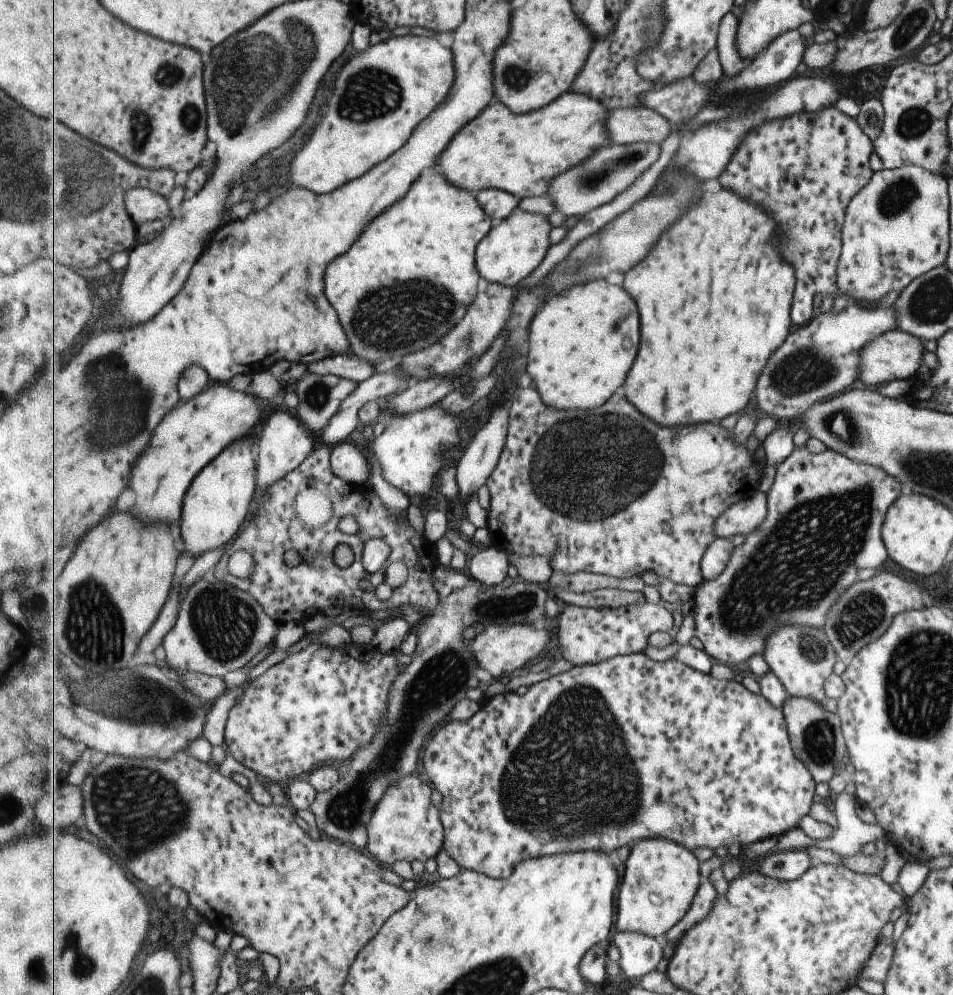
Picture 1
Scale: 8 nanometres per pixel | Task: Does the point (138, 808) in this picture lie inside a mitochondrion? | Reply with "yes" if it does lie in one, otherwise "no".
yes

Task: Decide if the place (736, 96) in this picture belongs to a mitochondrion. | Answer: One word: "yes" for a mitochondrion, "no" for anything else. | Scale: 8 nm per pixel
no

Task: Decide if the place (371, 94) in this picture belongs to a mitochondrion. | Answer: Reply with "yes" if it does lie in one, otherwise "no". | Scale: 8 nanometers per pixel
yes

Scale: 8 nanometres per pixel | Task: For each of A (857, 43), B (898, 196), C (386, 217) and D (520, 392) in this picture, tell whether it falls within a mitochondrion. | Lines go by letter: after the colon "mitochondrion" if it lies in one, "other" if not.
A: other
B: mitochondrion
C: other
D: other

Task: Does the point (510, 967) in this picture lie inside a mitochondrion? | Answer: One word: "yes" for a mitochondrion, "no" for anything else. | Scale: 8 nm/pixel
yes

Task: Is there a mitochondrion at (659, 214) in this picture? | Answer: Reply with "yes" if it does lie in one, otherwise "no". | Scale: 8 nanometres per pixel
yes

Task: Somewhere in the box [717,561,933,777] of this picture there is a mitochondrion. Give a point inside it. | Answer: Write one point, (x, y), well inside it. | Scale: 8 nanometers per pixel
(859, 615)

